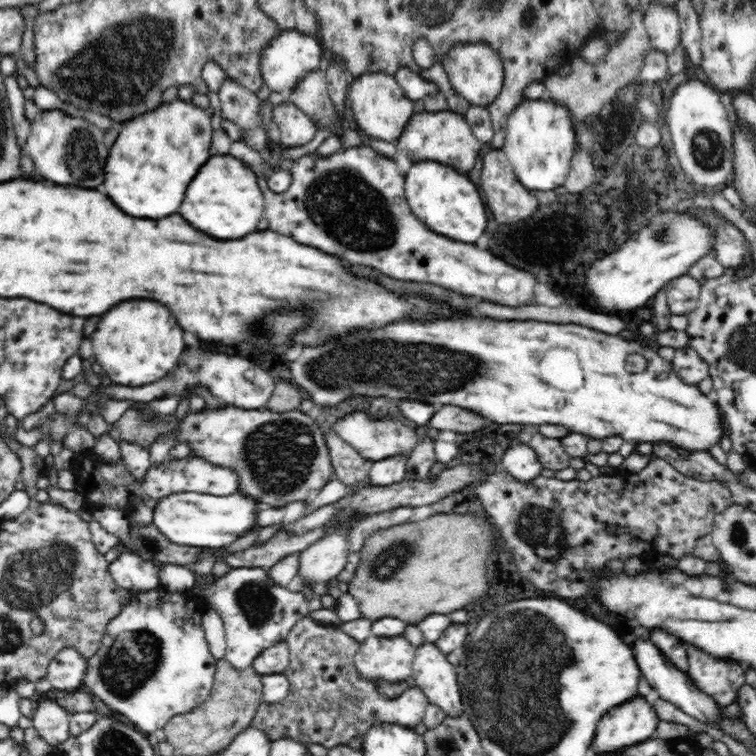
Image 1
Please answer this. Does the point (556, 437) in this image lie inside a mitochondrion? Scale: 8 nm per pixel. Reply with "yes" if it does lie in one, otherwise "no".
no

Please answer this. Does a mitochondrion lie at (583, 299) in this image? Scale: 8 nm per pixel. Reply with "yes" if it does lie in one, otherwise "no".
no

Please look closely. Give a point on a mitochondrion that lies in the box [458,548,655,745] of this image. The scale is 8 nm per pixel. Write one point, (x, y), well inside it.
(515, 648)

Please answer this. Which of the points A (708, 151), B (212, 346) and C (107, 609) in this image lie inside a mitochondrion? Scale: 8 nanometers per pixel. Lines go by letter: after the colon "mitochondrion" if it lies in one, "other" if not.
A: mitochondrion
B: other
C: other

